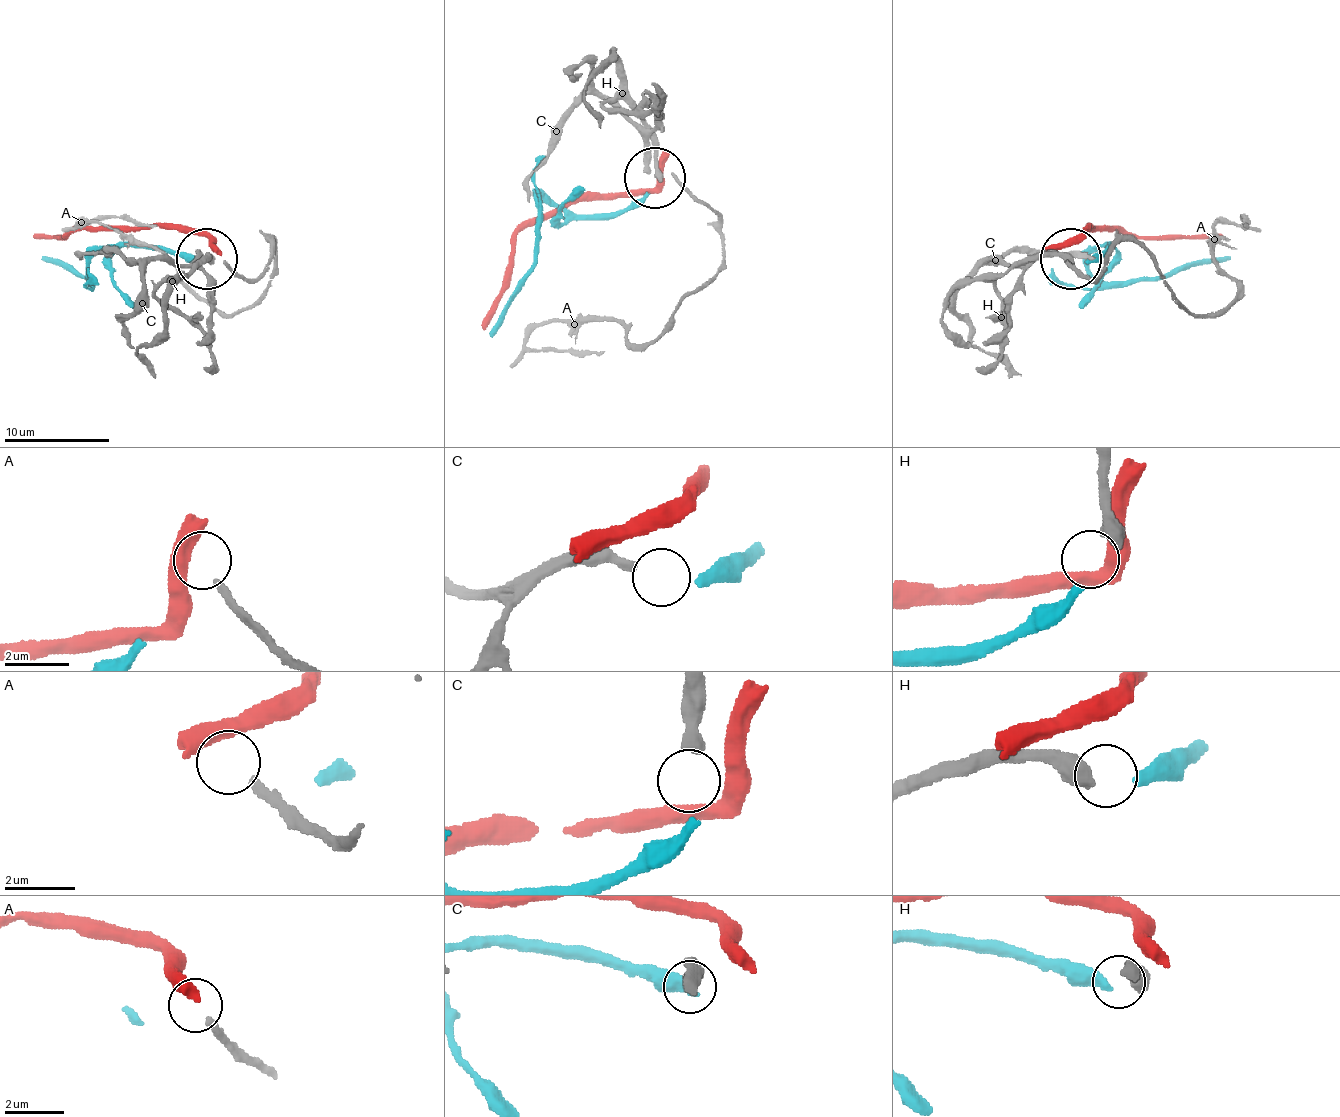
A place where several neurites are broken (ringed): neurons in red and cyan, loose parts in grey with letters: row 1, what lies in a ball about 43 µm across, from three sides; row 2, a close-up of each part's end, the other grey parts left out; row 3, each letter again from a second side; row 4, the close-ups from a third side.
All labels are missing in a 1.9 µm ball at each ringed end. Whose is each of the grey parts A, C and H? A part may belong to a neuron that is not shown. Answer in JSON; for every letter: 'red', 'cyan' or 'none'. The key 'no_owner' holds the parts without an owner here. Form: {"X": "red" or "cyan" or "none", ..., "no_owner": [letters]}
{"A": "none", "C": "none", "H": "cyan", "no_owner": ["A", "C"]}

